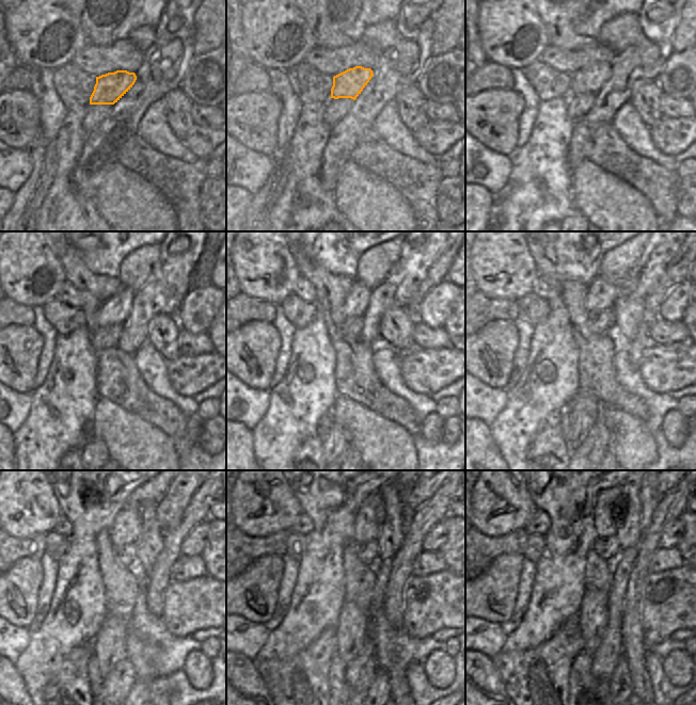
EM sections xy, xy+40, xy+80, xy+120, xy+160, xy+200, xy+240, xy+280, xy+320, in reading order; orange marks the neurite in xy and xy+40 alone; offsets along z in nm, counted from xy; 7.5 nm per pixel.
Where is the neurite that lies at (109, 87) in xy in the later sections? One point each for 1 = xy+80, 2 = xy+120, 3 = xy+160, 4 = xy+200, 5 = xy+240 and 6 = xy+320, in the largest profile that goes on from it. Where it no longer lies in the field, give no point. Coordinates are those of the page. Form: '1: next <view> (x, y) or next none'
1: next xy+80 (591, 78)
2: next xy+120 (114, 310)
3: next xy+160 (357, 302)
4: next xy+200 (601, 294)
5: next xy+240 (126, 528)
6: next xy+320 (610, 515)

